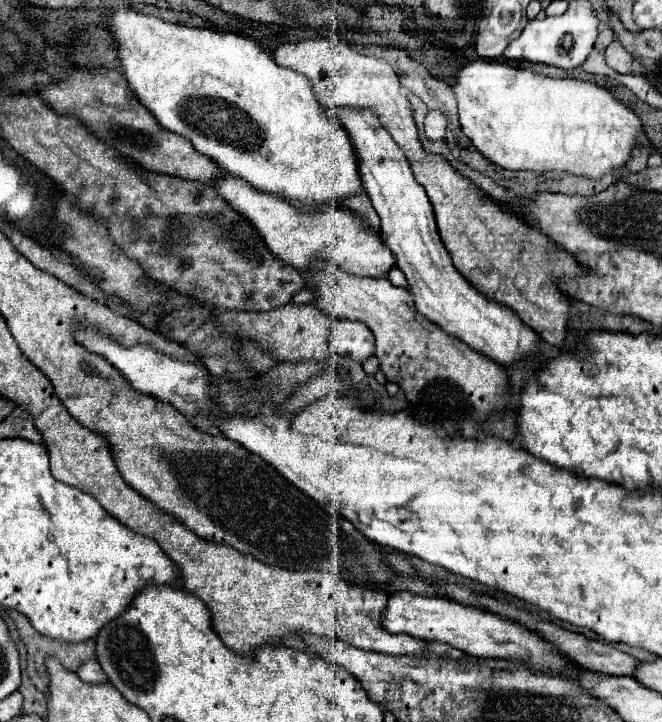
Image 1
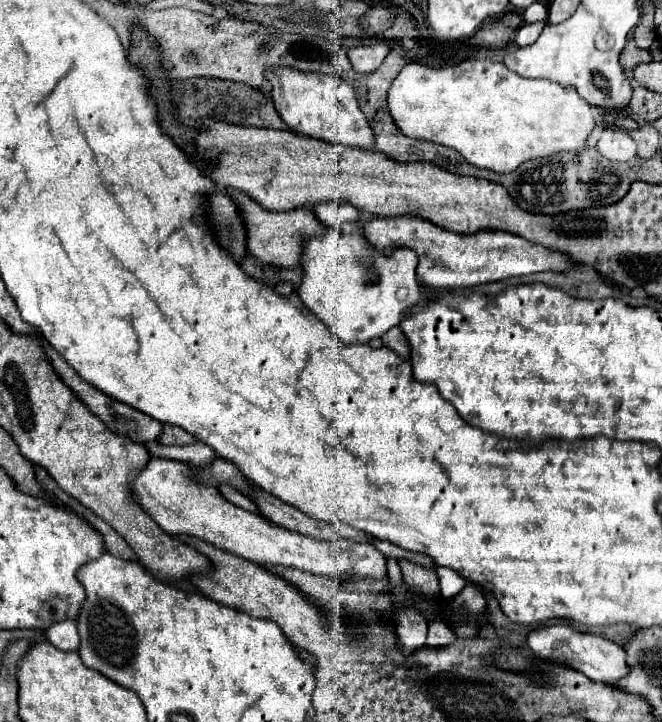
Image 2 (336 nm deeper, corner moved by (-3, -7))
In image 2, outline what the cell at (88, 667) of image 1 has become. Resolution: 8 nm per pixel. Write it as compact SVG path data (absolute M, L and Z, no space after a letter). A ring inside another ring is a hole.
M60 621L54 623L46 631L46 639L58 647L60 651L78 651L80 649L80 635L76 629L76 621Z

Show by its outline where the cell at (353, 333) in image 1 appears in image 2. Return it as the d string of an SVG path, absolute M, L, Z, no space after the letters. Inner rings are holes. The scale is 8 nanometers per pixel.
M332 229L304 247L304 279L298 295L338 341L344 345L368 343L400 325L406 313L420 301L416 253L398 249L386 257L364 241L360 229L354 229L350 235Z

